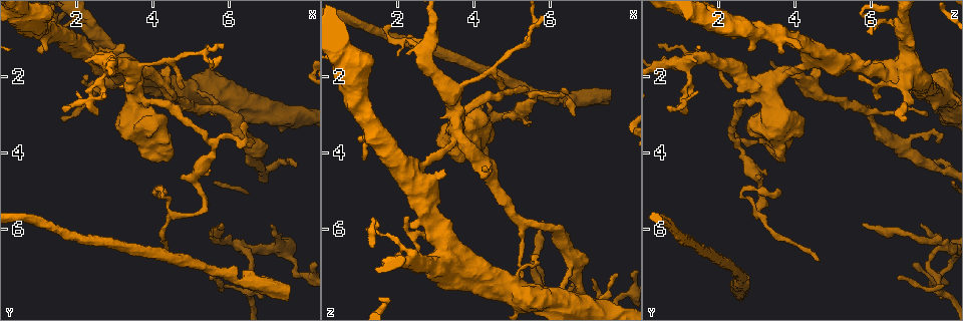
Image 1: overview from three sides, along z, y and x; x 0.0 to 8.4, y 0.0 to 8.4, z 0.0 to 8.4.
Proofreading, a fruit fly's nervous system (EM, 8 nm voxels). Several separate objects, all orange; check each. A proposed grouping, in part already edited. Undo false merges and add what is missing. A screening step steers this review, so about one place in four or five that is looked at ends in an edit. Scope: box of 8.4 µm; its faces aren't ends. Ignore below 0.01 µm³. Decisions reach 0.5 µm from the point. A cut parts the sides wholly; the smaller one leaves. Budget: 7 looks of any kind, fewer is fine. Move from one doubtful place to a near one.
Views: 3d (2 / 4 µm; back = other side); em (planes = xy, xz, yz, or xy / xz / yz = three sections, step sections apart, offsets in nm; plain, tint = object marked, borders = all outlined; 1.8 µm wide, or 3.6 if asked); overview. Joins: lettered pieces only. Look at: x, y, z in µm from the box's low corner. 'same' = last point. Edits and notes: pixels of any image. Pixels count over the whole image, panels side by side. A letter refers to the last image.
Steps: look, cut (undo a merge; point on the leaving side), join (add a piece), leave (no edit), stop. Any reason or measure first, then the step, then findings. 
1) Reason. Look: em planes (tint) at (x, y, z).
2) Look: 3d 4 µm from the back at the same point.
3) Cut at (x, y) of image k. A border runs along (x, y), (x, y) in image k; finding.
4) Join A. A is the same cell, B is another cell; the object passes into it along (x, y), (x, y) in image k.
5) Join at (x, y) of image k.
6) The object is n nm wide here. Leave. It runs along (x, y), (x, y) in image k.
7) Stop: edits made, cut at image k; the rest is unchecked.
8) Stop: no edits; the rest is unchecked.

Abrupt turn. Look: 3d 2 µm at (2.60, 2.60, 1.10).

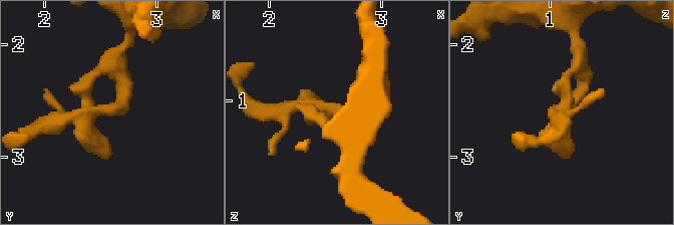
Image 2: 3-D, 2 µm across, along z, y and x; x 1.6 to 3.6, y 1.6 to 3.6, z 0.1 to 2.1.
Need the tissue. Look: em xz step 8 (tint) at (2.56, 2.56, 1.08).

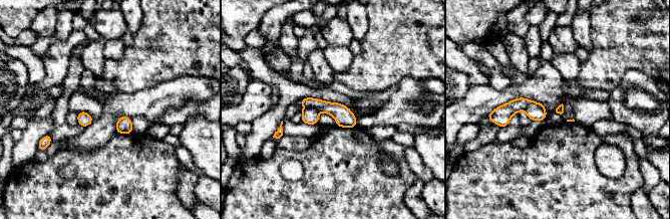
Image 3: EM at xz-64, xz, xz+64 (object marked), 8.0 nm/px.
Another direction. Look: em planes (borders) at the same point.

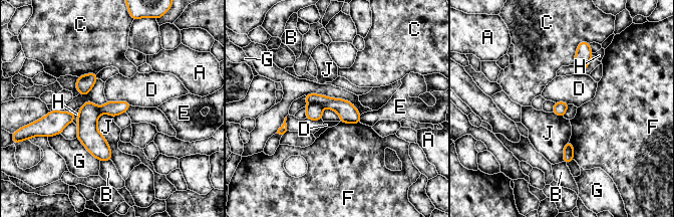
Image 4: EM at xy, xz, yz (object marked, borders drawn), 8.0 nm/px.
Leave. A, B, C, D, E, F, G, H and J are other cells; it runs along (124, 103), (91, 119), (101, 158) in image 4; all the same neuron.

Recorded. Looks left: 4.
Look: 3d 4 µm at (6.35, 6.45, 7.90).

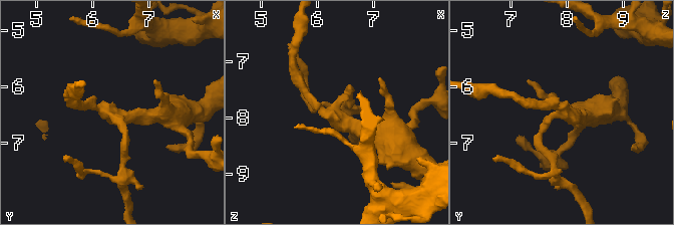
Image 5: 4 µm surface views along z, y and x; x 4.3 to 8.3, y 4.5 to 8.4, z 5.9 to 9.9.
3 arms meet here; now the EM. Look: em yz step 8 (tint) at (6.35, 6.50, 7.90).

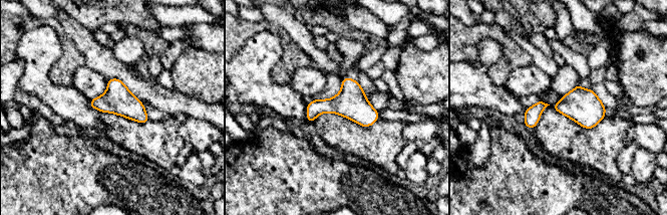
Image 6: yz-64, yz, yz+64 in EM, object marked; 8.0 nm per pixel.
Look: em xy step 8 (borders) at the same point.

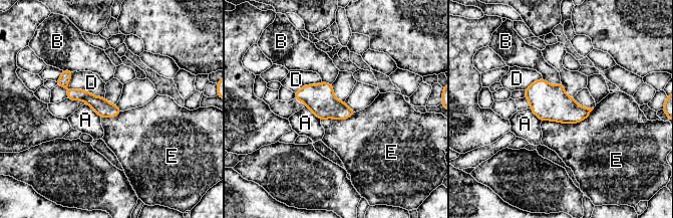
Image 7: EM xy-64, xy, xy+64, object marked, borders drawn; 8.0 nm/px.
Leave. A, B, D and E are other cells; it runs along (65, 73), (64, 86), (72, 94), (116, 112) in image 7; continuous, no second neuron.

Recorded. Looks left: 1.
An open end. Look: em 3.6 µm planes (borders) at (5.85, 5.90, 5.80).

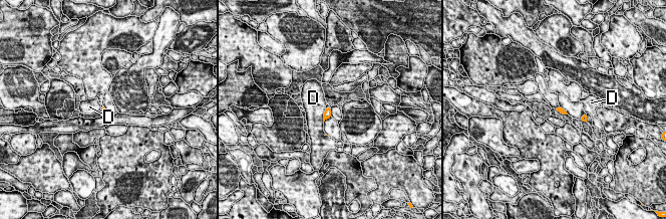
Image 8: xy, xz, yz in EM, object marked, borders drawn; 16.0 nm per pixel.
Leave. D is another cell; a border runs along (326, 108), (323, 121) in image 8; none of them fits.

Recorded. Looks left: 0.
Stop: no edits; the rest is unchecked.

